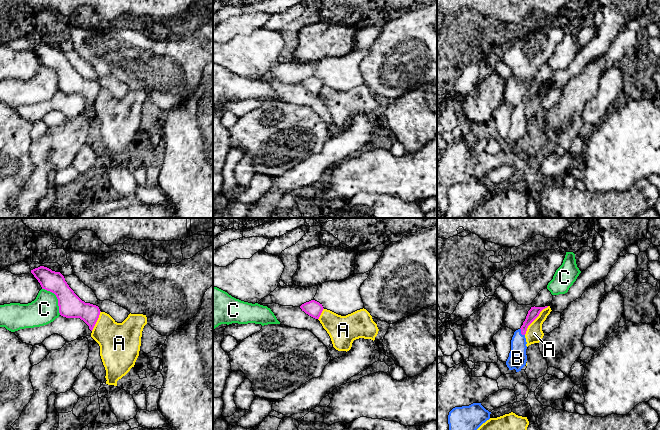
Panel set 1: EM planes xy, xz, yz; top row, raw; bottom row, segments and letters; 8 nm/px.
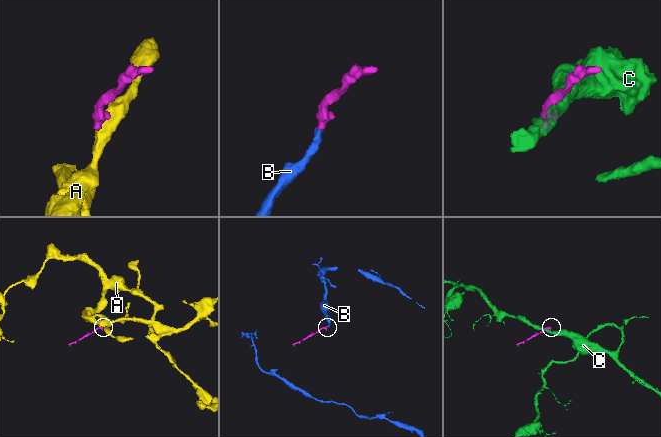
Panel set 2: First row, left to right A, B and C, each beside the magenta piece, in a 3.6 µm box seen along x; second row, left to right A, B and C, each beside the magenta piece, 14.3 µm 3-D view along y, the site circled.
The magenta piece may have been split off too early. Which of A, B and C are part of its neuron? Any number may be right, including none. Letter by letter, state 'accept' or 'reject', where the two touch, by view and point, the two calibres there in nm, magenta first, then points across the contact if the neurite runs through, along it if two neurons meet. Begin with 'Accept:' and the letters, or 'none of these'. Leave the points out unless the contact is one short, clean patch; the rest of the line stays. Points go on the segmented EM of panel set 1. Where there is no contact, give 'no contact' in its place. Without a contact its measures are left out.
Accept: B
A: reject; contact yz (535, 318); calibres 90 and 140 nm; border yz (548, 306), (540, 312), (524, 334)
B: accept; contact yz (521, 332); calibres 90 and 150 nm; way yz (533, 313), (521, 332), (518, 338), (517, 358)
C: reject; contact xy (57, 298); calibres 190 and 220 nm

